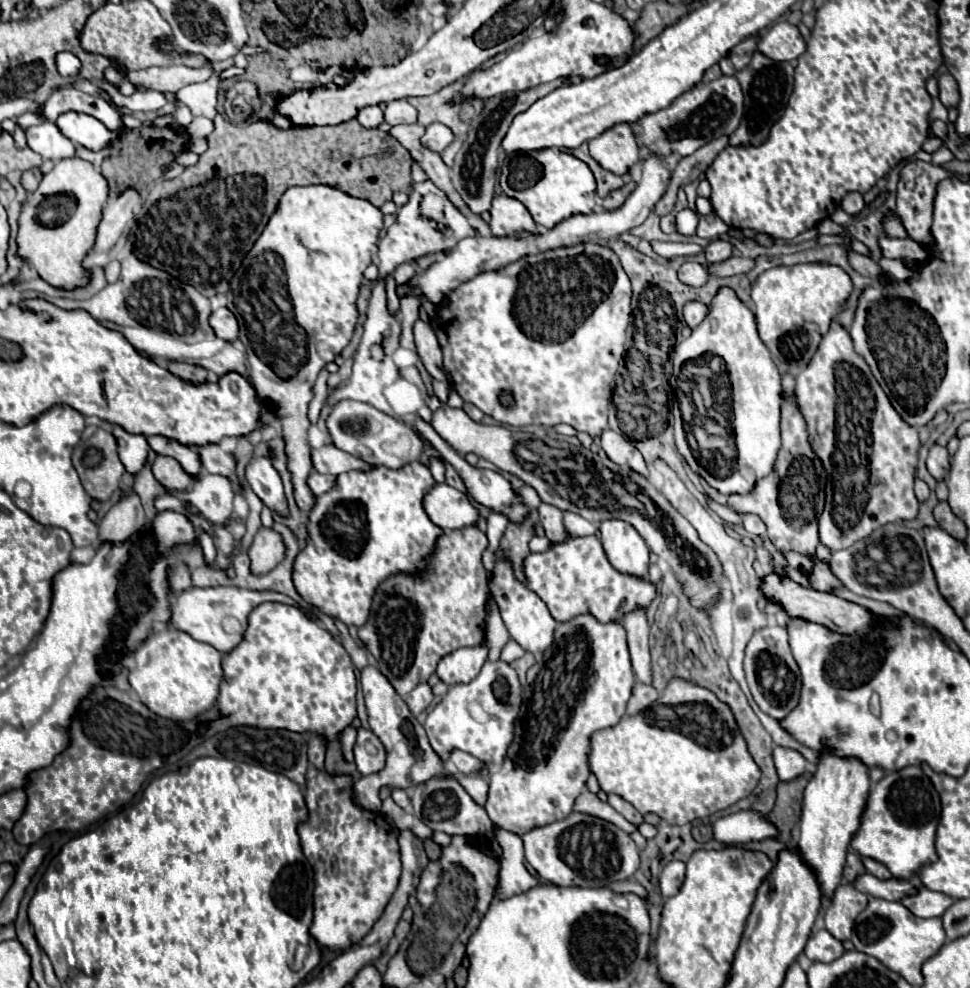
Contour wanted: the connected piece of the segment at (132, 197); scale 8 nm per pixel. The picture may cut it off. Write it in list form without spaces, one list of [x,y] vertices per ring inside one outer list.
[[[129,187],[117,199],[113,199],[105,205],[103,219],[97,227],[97,243],[95,243],[93,251],[107,251],[117,243],[117,239],[121,237],[125,227],[133,221],[133,217],[135,217],[133,207],[137,203],[141,203],[141,195],[135,187]]]

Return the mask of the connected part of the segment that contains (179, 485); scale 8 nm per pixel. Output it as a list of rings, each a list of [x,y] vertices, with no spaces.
[[[157,455],[155,461],[151,463],[151,471],[155,475],[155,479],[163,485],[163,487],[173,487],[179,491],[185,491],[191,485],[191,477],[181,469],[181,465],[171,459],[171,457],[163,457]]]

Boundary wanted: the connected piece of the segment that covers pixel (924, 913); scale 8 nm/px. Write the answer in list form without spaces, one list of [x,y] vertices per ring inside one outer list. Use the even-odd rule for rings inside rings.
[[[917,885],[917,887],[919,887],[917,895],[905,897],[901,901],[915,917],[923,917],[923,919],[941,917],[945,913],[945,909],[953,905],[951,897],[947,897],[943,893],[937,893],[937,891],[929,891],[923,885]]]

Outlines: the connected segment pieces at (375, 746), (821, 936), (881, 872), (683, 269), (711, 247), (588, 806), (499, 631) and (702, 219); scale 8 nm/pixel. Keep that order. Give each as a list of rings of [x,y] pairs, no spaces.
[[[369,729],[357,731],[355,765],[361,775],[379,773],[385,767],[385,749],[383,749],[381,741]]]
[[[819,929],[809,937],[809,941],[805,945],[805,955],[811,961],[831,963],[843,955],[843,945],[827,929]]]
[[[861,857],[861,861],[863,861],[867,873],[875,875],[877,879],[891,879],[891,877],[893,877],[883,863],[879,863],[879,861],[875,861],[875,859],[869,859],[869,857]]]
[[[685,261],[679,267],[677,275],[679,275],[679,281],[689,287],[701,287],[701,285],[705,285],[705,281],[709,277],[707,269],[701,263],[693,263],[693,261]]]
[[[711,241],[707,247],[705,247],[705,257],[709,263],[721,263],[721,261],[727,261],[731,257],[731,243],[729,241]]]
[[[587,789],[577,797],[575,801],[575,811],[581,811],[581,813],[587,813],[587,815],[595,815],[599,819],[605,819],[609,823],[615,823],[619,829],[623,829],[625,833],[633,833],[637,827],[631,825],[629,821],[625,821],[625,817],[621,817],[609,803],[603,803],[599,801],[597,795],[589,793]]]
[[[489,597],[489,601],[487,601],[485,637],[487,637],[487,643],[489,643],[487,660],[491,662],[497,661],[503,645],[509,641],[509,633],[507,633],[507,629],[505,629],[505,623],[501,621],[501,613],[499,613],[493,597]]]
[[[709,213],[709,215],[699,215],[699,225],[697,225],[697,235],[703,237],[703,239],[717,239],[717,237],[723,237],[727,233],[727,225],[715,215],[715,213]]]

